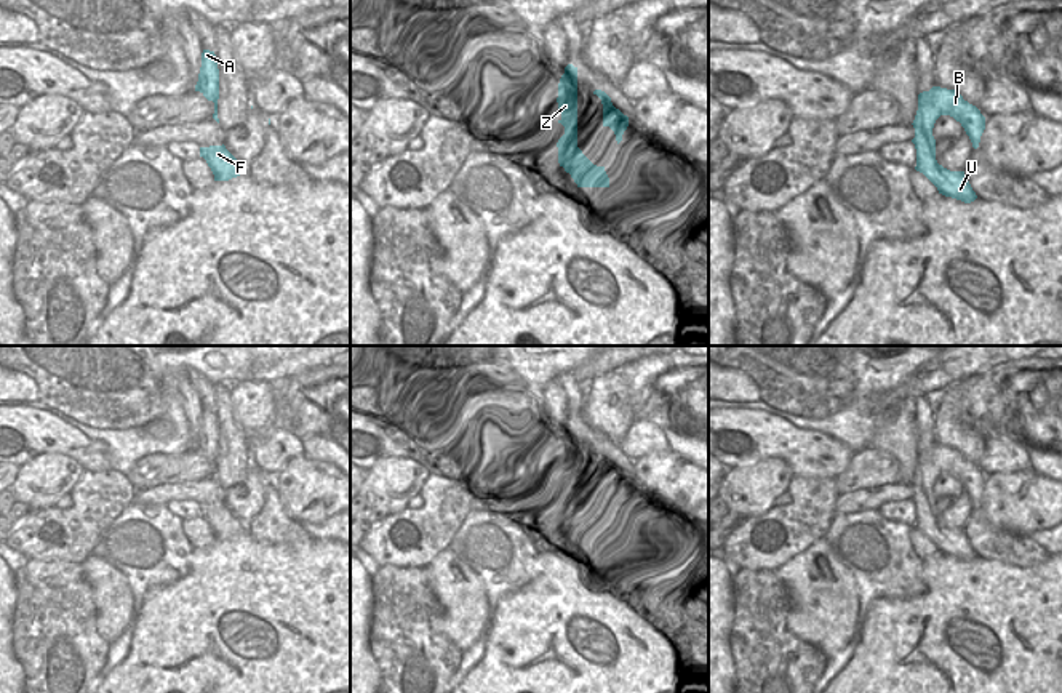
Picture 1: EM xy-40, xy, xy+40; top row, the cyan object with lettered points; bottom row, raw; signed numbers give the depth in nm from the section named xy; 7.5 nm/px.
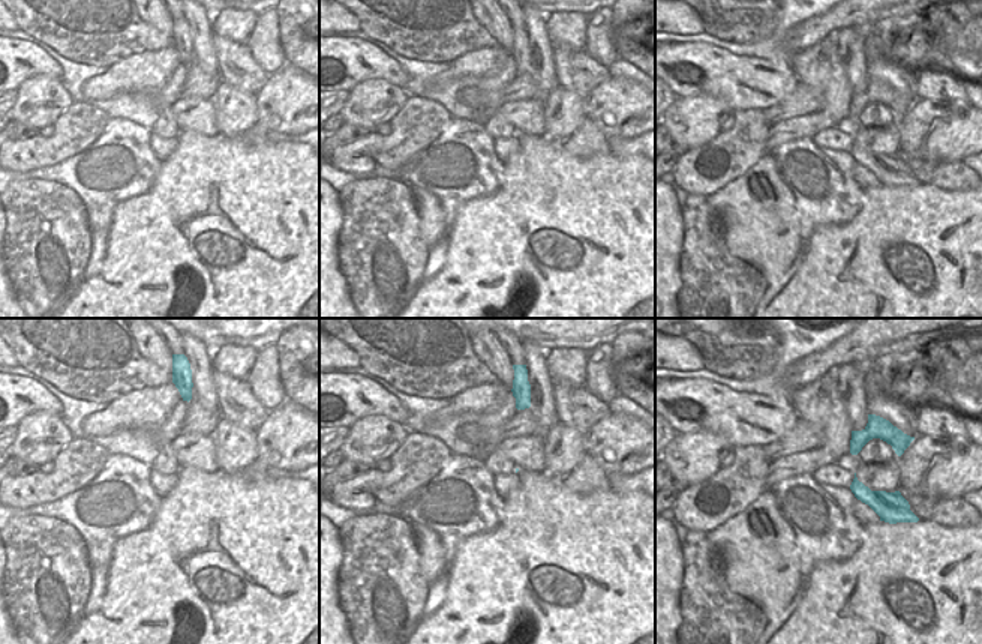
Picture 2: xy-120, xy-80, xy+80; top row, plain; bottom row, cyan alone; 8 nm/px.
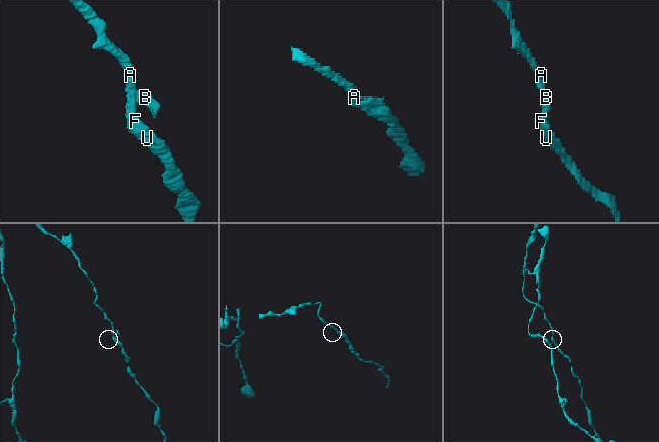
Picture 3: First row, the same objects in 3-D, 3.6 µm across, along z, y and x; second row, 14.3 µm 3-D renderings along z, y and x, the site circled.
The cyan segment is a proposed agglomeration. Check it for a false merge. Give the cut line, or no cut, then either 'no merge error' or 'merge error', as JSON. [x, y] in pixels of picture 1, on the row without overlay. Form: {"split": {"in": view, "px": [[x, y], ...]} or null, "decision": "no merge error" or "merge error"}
{"split": null, "decision": "no merge error"}

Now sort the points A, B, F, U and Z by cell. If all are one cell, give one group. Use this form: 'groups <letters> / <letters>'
groups A B F U Z

